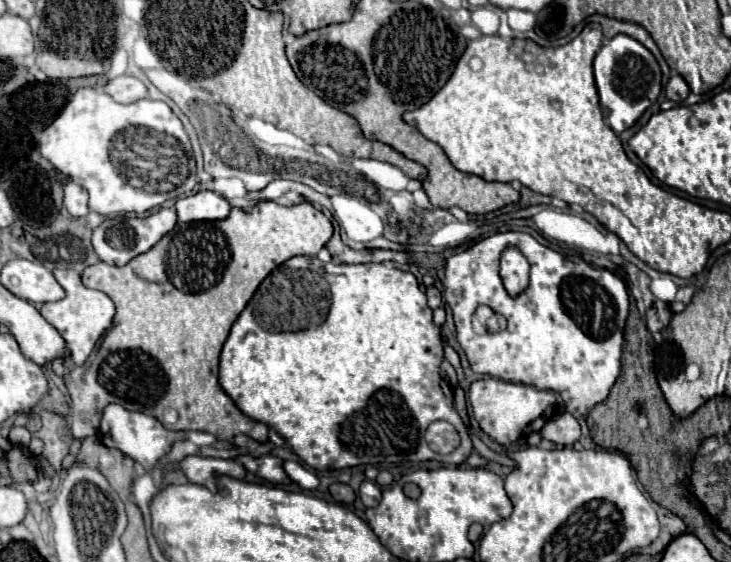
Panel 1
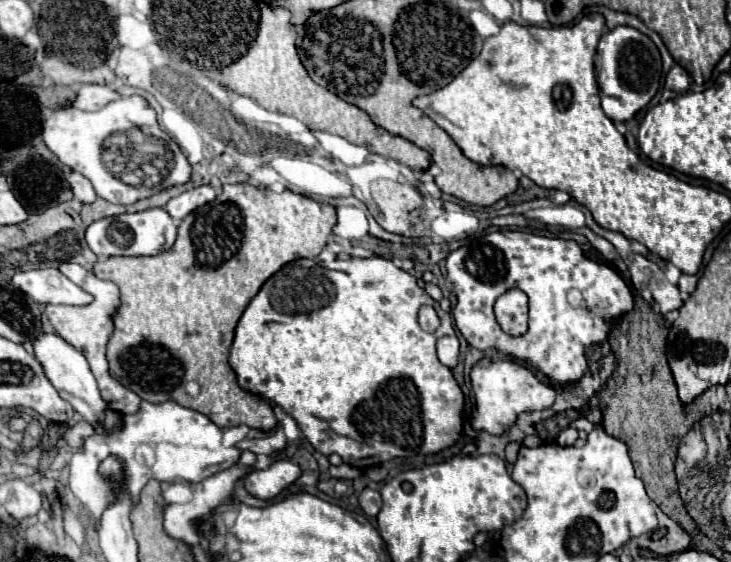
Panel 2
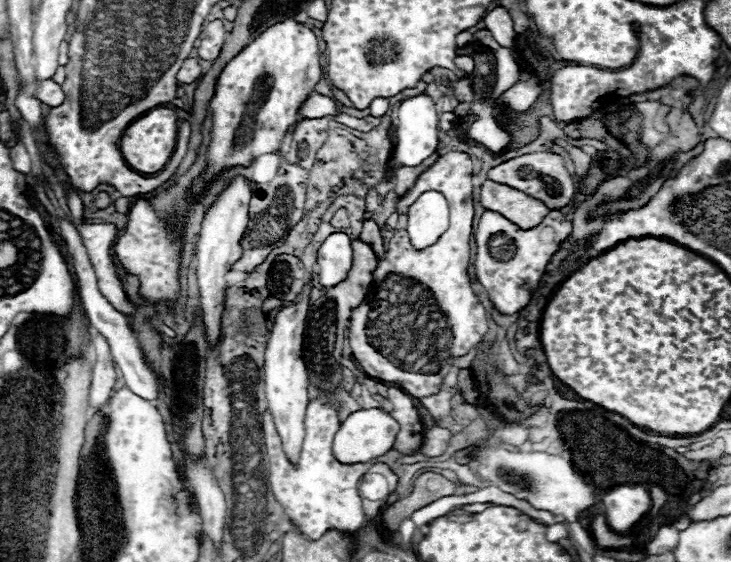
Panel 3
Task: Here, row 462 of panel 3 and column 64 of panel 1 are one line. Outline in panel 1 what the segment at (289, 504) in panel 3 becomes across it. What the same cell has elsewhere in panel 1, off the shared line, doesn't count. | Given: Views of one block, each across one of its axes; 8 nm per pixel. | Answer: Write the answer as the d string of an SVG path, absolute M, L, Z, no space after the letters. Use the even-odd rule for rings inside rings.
M56 268L54 270L54 278L58 280L58 284L64 288L66 296L60 302L48 302L42 304L40 314L60 332L60 336L66 340L66 346L70 350L70 362L76 366L82 366L84 360L90 356L90 352L94 350L96 342L100 340L100 336L112 326L112 318L114 318L114 302L98 290L90 290L82 284L80 274L76 274L74 270L62 270Z

